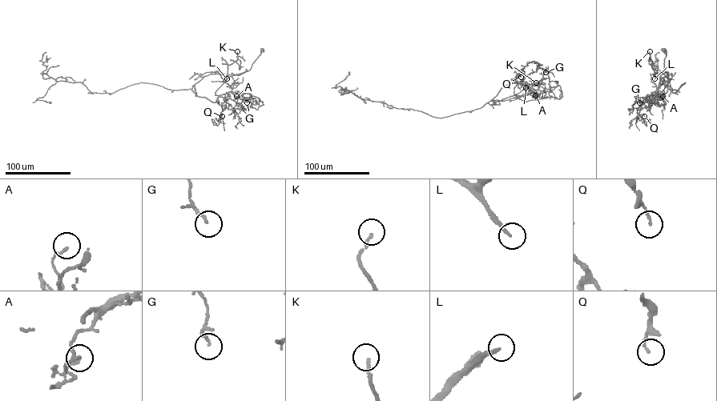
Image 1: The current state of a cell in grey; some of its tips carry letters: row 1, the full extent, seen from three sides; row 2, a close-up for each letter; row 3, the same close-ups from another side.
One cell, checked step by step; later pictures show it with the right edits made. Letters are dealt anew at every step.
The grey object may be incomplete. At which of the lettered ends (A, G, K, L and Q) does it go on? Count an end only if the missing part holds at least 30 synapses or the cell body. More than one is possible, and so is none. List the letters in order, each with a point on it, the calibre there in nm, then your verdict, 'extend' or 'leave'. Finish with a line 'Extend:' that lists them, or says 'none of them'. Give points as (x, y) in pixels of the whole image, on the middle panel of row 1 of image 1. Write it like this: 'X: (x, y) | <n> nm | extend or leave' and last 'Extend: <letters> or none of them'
A: (535, 95) | 140 nm | leave
G: (545, 72) | 140 nm | leave
K: (536, 82) | 150 nm | extend
L: (525, 87) | 160 nm | extend
Q: (521, 77) | 140 nm | leave
Extend: K, L

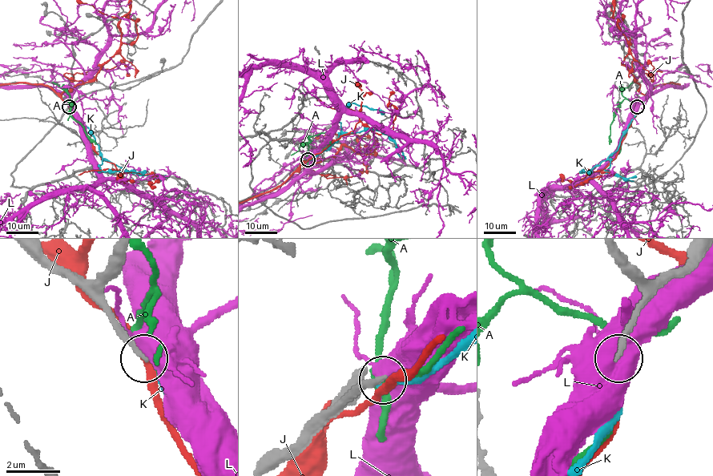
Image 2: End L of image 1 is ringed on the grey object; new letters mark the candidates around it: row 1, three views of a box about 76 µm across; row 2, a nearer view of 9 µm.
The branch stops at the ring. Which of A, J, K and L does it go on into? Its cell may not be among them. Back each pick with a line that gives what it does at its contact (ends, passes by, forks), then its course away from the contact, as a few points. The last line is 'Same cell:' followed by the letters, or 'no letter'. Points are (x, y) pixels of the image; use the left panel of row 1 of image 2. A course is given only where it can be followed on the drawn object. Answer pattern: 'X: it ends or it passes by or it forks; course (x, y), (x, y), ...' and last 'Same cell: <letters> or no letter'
Same cell: no letter

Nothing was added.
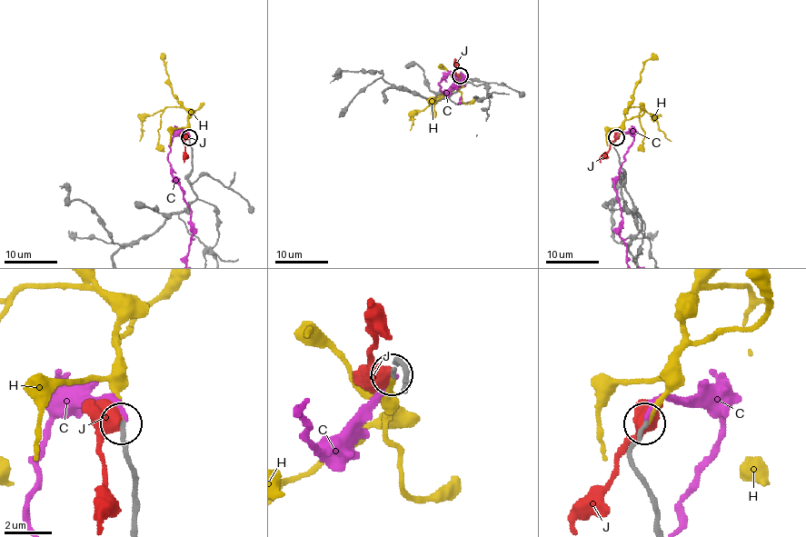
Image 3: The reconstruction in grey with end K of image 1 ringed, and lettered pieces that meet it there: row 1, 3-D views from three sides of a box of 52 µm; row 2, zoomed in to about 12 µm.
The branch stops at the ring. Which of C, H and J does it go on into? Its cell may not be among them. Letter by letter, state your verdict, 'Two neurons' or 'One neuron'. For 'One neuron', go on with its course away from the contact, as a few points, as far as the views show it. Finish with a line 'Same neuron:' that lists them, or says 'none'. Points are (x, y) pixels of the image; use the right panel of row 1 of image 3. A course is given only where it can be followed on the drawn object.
C: Two neurons
H: One neuron. Its course: (616, 138), (624, 114), (630, 107), (639, 107), (657, 122), (671, 141)
J: Two neurons
Same neuron: H

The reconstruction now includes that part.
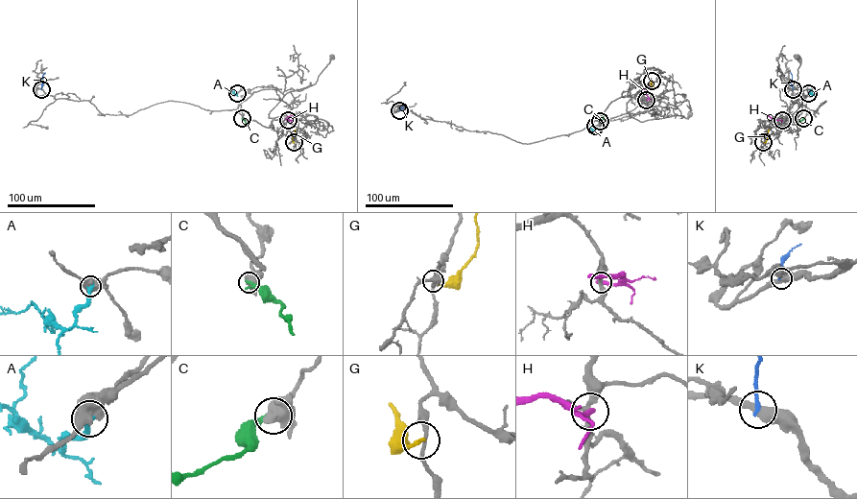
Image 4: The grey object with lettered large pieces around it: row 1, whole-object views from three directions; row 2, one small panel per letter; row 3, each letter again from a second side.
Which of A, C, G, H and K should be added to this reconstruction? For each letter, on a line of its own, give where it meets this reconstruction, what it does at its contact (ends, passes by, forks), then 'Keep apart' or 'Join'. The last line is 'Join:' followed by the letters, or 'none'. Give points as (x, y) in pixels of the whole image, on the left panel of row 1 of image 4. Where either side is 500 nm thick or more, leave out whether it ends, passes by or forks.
A: Touches grey at (237, 93). Keep apart
C: Touches grey at (242, 118). Keep apart
G: Touches grey at (294, 142). It ends there. Keep apart
H: Touches grey at (288, 120). It ends there. Keep apart
K: Touches grey at (41, 89). It ends there. Keep apart
Join: none

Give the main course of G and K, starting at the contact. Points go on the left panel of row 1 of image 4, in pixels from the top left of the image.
G: (294, 142), (296, 130)
K: (41, 89), (45, 73)

